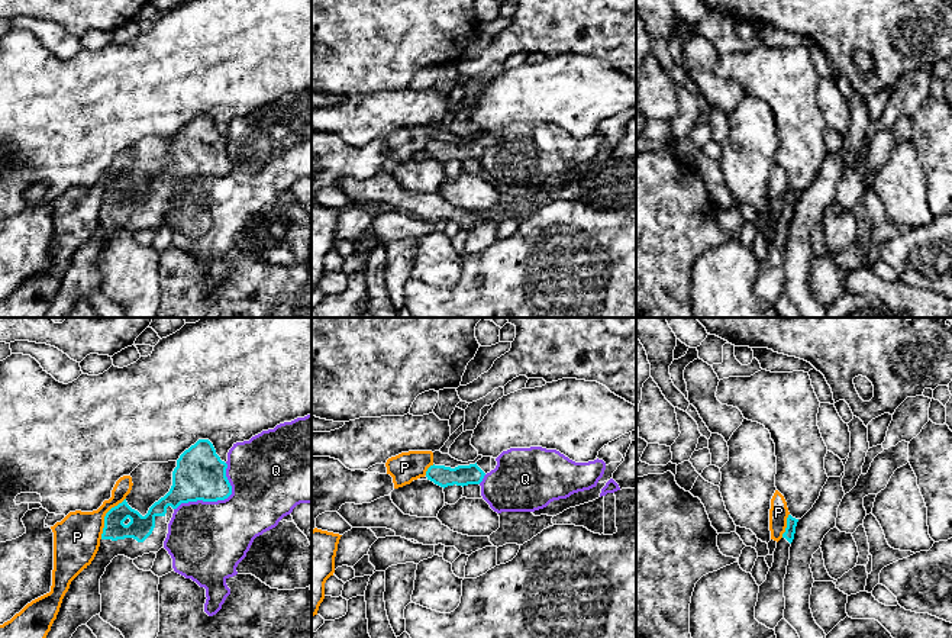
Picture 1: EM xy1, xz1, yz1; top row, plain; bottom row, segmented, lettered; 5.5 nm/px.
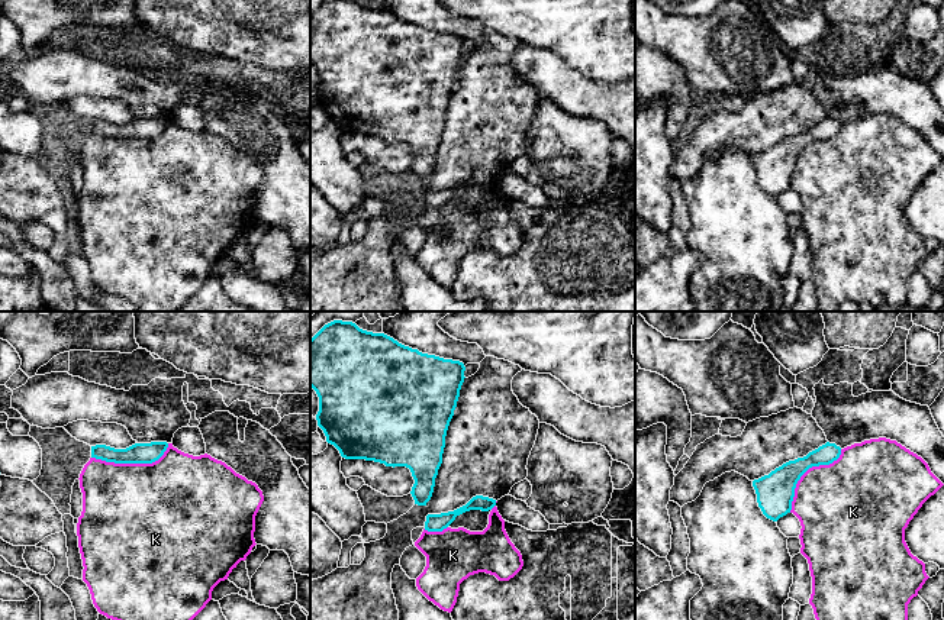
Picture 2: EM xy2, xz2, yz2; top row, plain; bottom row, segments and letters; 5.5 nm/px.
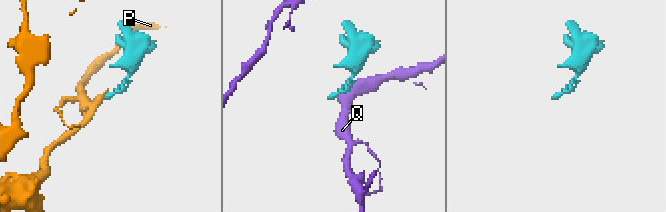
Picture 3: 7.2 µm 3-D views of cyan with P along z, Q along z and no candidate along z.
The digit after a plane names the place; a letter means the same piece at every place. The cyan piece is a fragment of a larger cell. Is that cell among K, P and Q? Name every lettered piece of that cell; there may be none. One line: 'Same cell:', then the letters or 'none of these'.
Same cell: none of these

